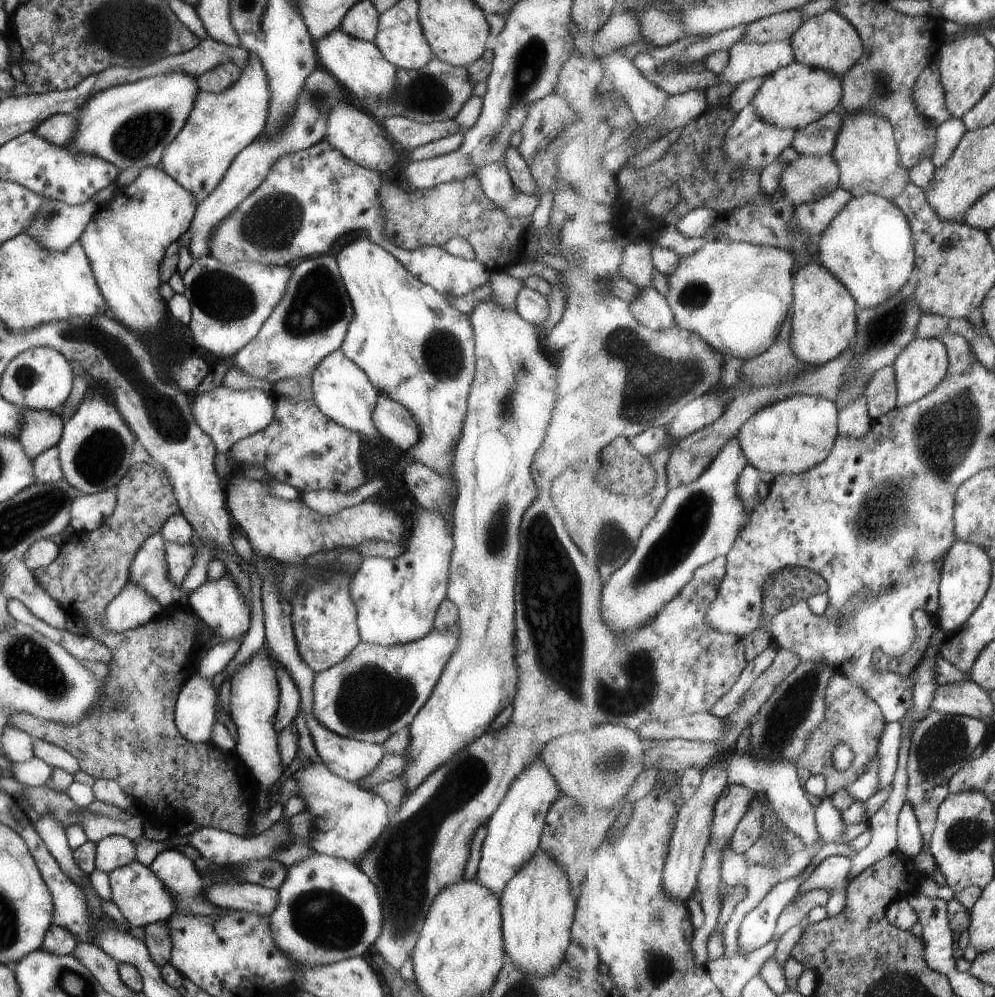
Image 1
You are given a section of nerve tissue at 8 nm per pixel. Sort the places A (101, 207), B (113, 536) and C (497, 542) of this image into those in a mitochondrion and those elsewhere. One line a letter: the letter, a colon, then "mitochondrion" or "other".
A: other
B: other
C: mitochondrion

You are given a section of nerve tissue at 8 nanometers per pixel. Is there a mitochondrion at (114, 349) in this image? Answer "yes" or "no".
yes

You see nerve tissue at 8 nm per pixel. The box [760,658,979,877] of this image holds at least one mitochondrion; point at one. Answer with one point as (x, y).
(945, 743)

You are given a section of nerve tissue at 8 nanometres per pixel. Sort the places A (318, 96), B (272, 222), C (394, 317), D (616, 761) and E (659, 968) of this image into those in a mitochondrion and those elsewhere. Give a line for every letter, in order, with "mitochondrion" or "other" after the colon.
A: mitochondrion
B: mitochondrion
C: other
D: mitochondrion
E: mitochondrion

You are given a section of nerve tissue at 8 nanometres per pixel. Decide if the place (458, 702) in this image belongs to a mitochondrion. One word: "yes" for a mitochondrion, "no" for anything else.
no

